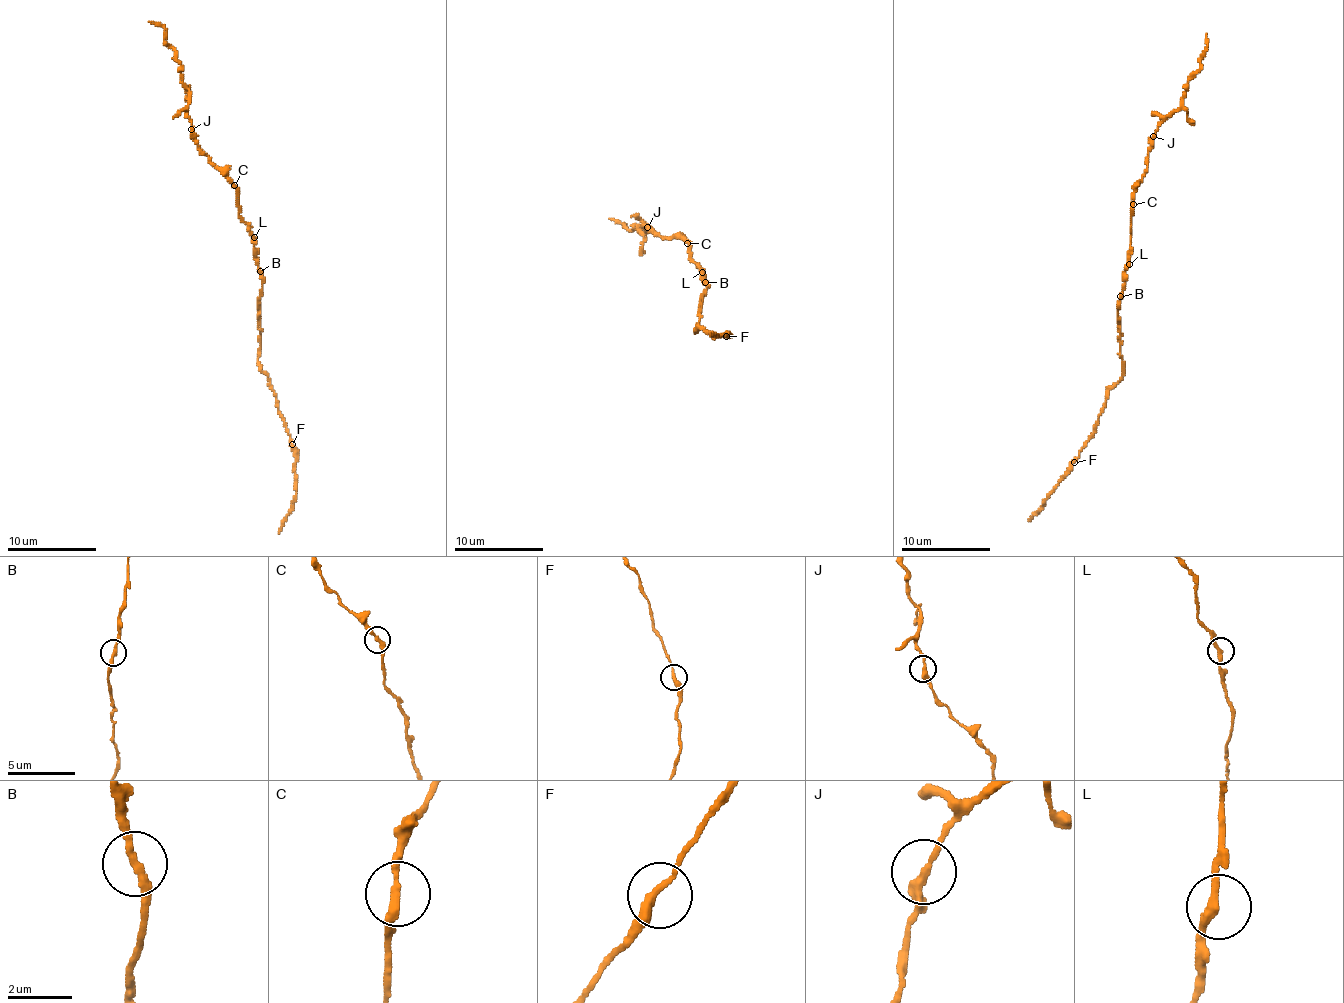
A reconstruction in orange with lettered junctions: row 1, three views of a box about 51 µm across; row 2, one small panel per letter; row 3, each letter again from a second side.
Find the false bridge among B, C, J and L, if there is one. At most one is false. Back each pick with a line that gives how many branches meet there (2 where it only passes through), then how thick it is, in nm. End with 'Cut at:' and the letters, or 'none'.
Cut at: none

